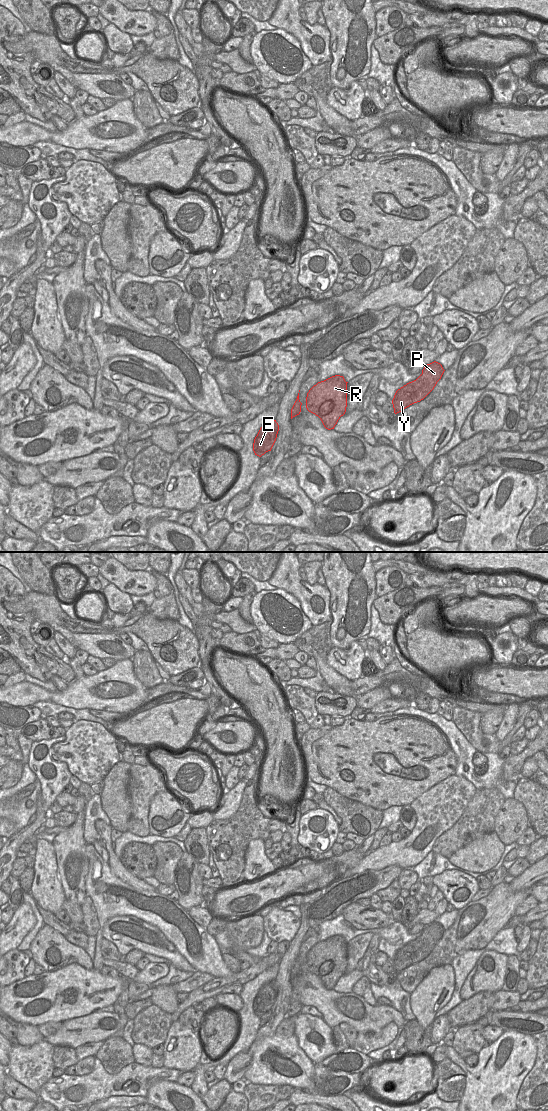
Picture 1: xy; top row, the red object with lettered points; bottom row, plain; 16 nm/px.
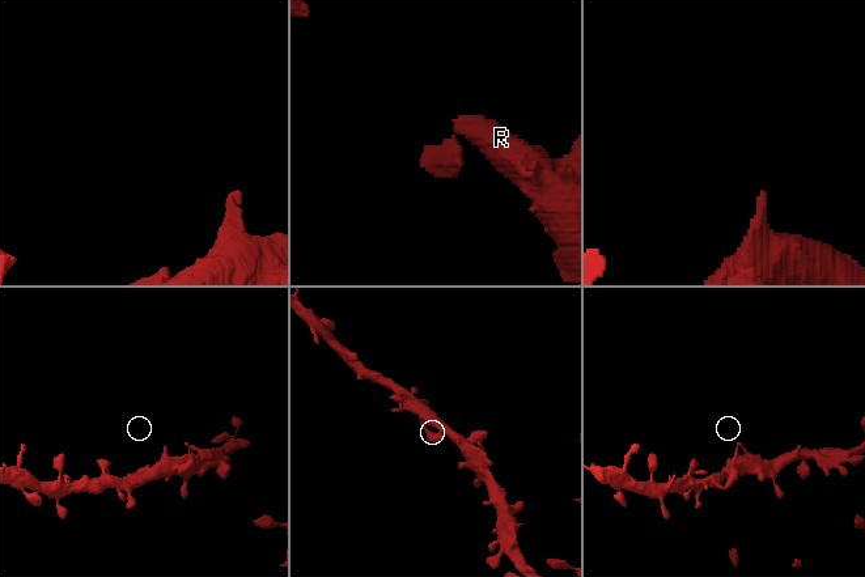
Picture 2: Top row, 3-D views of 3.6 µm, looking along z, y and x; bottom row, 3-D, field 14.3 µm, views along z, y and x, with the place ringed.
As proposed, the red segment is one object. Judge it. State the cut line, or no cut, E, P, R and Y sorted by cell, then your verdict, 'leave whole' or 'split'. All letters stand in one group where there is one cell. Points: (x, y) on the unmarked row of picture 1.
no cut | E P R Y | leave whole

